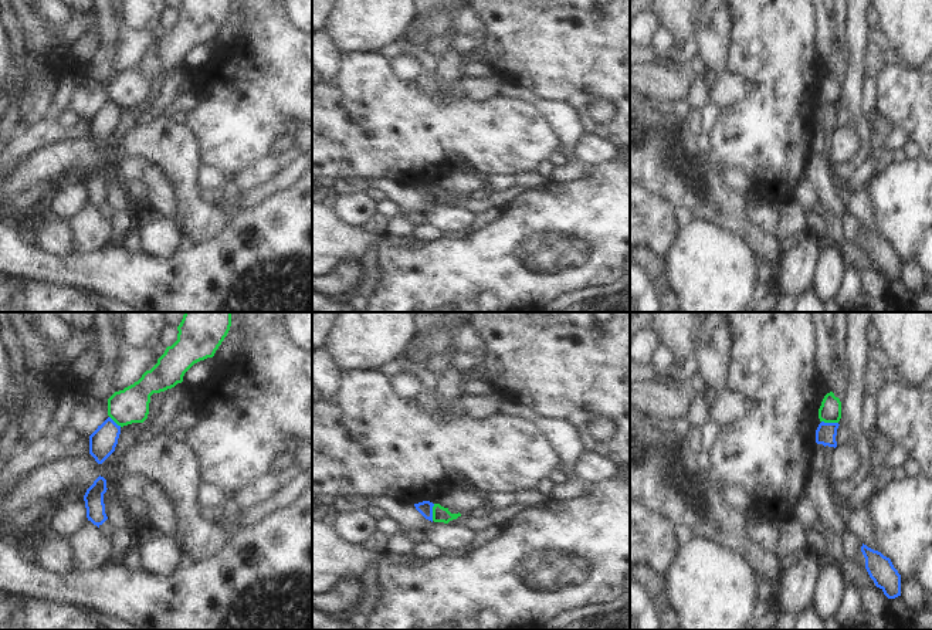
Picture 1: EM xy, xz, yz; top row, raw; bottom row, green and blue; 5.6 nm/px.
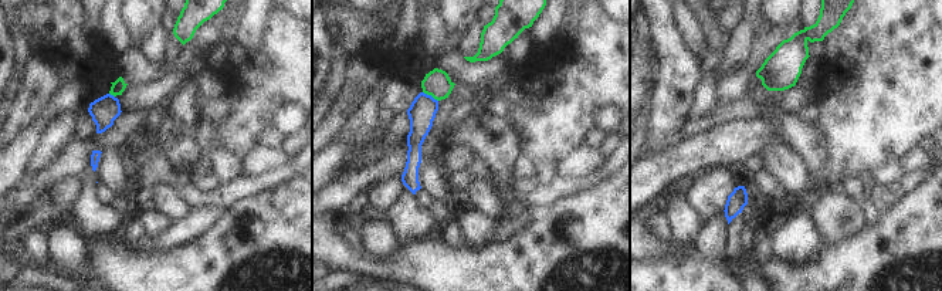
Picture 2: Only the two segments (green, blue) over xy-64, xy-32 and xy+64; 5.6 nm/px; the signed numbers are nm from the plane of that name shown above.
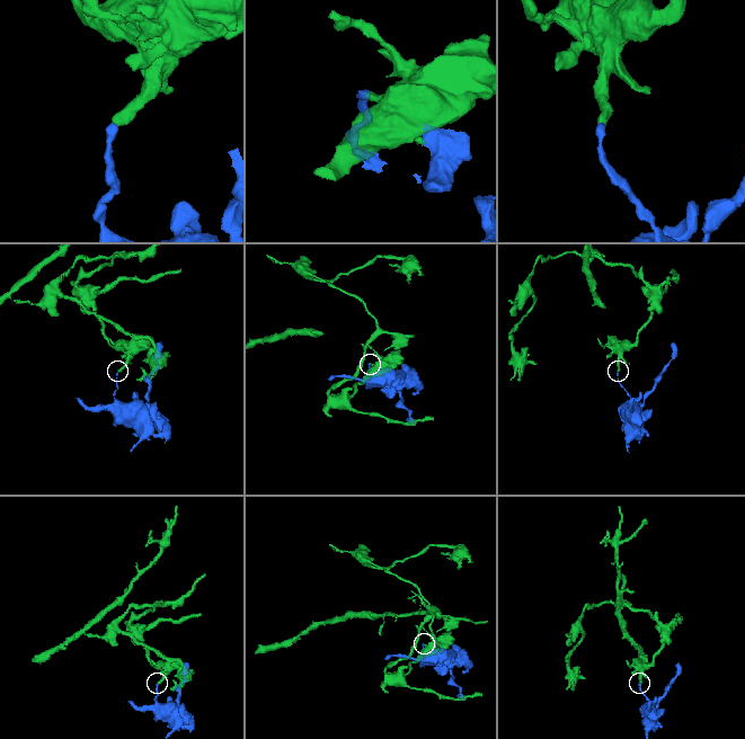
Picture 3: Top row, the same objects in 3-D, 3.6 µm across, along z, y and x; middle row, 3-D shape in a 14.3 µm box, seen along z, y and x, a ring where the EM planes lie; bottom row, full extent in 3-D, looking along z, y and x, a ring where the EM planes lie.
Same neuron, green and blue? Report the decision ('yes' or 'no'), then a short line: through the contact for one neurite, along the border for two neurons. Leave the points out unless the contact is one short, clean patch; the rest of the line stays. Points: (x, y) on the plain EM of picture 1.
no | xz (434, 186), (431, 202)

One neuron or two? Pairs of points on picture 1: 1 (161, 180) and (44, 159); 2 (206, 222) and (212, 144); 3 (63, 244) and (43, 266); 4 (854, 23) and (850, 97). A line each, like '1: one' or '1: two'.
1: two
2: two
3: two
4: one

